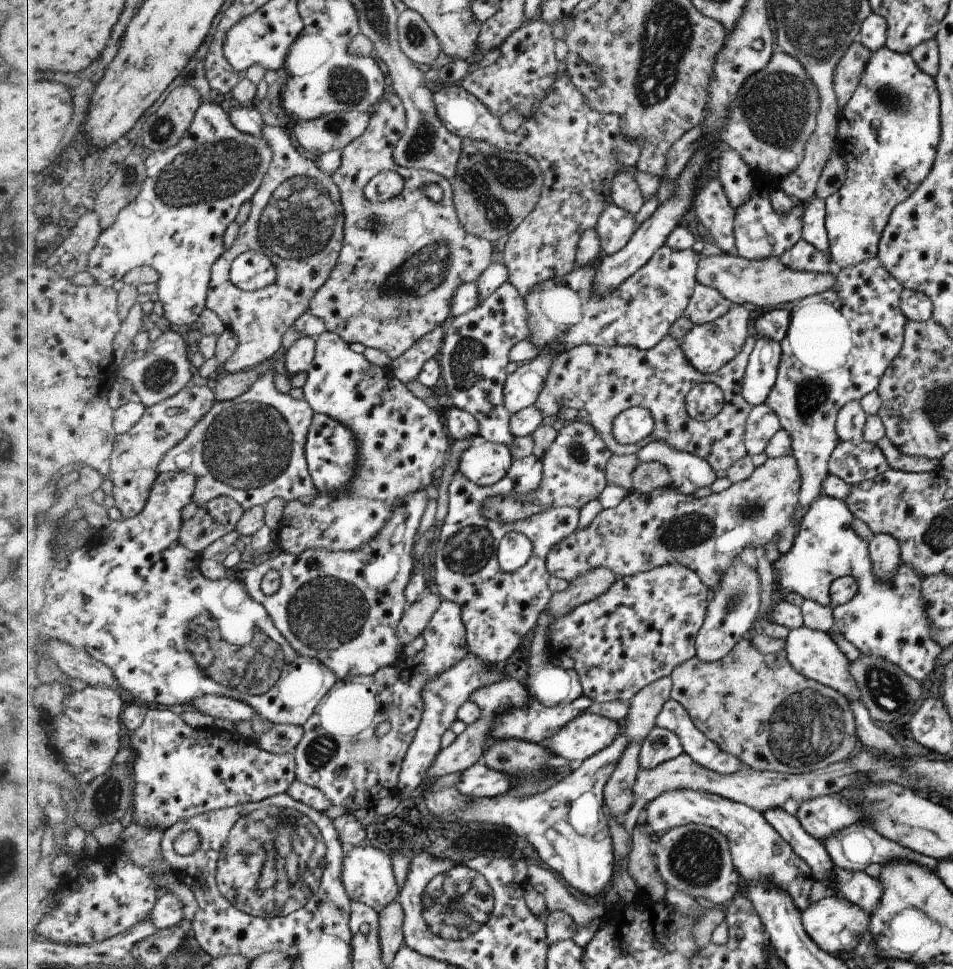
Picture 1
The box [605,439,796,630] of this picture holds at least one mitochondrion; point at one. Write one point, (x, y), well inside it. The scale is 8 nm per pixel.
(685, 530)

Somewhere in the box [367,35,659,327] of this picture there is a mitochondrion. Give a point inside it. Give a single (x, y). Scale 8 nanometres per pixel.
(493, 183)

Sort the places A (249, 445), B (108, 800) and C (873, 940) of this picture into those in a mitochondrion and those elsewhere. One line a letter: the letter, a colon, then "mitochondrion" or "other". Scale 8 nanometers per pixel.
A: mitochondrion
B: mitochondrion
C: other

